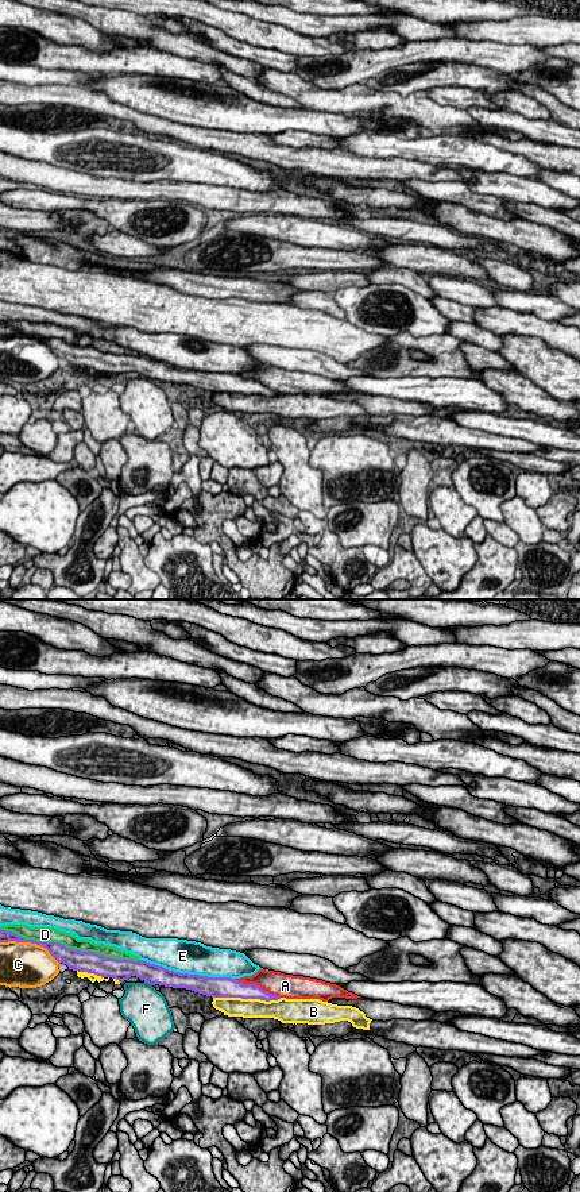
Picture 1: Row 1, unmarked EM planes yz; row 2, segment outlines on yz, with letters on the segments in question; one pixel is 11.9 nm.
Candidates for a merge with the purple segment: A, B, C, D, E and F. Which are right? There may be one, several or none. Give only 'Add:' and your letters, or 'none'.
Add: D

